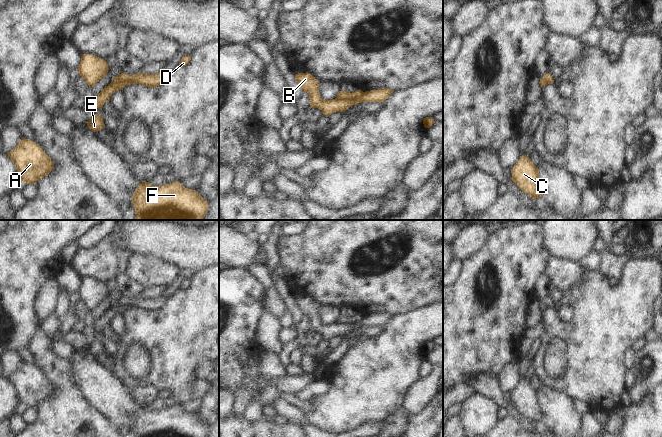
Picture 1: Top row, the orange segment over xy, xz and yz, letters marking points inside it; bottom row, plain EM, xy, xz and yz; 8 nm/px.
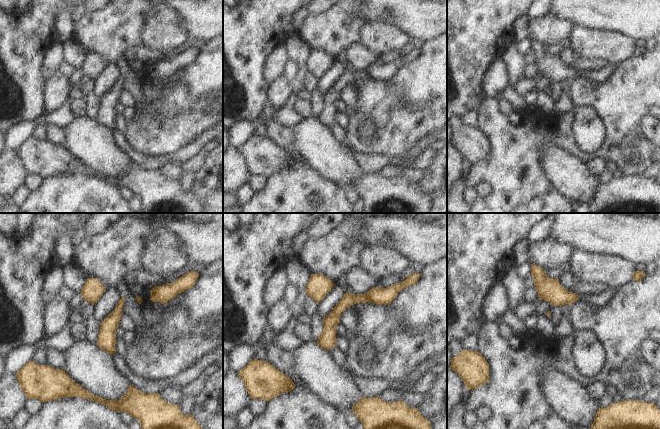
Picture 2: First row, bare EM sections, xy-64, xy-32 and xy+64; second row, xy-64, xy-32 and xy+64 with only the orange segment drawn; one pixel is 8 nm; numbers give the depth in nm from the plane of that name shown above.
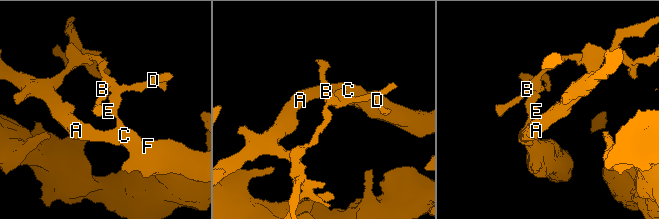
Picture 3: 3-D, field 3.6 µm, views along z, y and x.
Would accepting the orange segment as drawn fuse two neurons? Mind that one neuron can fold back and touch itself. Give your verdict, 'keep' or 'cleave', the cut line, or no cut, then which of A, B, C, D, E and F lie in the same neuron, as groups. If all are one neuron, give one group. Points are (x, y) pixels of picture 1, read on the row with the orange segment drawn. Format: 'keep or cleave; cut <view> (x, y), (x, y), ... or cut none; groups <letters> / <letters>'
cleave; cut xz (363, 92), (350, 99), (336, 98); groups A C E F / B D

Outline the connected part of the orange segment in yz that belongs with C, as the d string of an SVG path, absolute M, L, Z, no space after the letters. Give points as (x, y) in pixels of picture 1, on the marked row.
M522 155L511 169L511 180L532 199L542 197L543 190L539 183L539 169L530 158Z

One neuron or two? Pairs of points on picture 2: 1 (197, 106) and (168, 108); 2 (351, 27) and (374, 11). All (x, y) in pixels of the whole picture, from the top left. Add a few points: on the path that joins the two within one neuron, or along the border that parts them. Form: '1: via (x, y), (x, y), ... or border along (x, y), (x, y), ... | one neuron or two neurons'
1: via (190, 106), (175, 106) | one neuron
2: border along (360, 10), (360, 16), (366, 22) | two neurons

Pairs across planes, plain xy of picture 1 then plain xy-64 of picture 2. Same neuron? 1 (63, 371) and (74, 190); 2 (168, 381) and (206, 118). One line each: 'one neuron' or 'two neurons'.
1: one neuron
2: one neuron

